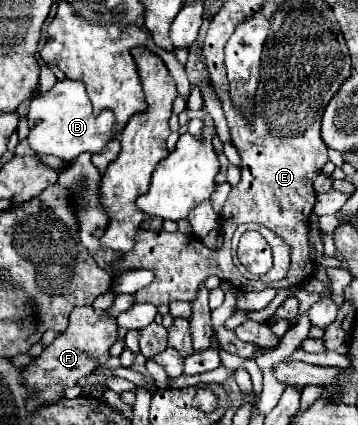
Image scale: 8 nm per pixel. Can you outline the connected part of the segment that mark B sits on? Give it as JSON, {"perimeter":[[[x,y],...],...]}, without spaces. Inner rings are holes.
{"perimeter":[[[71,79],[57,81],[47,93],[35,95],[31,99],[29,125],[31,125],[31,131],[29,131],[27,139],[29,139],[31,149],[37,155],[57,155],[63,161],[73,161],[81,153],[101,153],[107,147],[107,143],[115,139],[115,115],[113,115],[113,111],[111,109],[103,109],[99,115],[95,115],[93,109],[91,109],[91,101],[89,101],[89,95],[85,91],[83,83],[71,81]]]}

